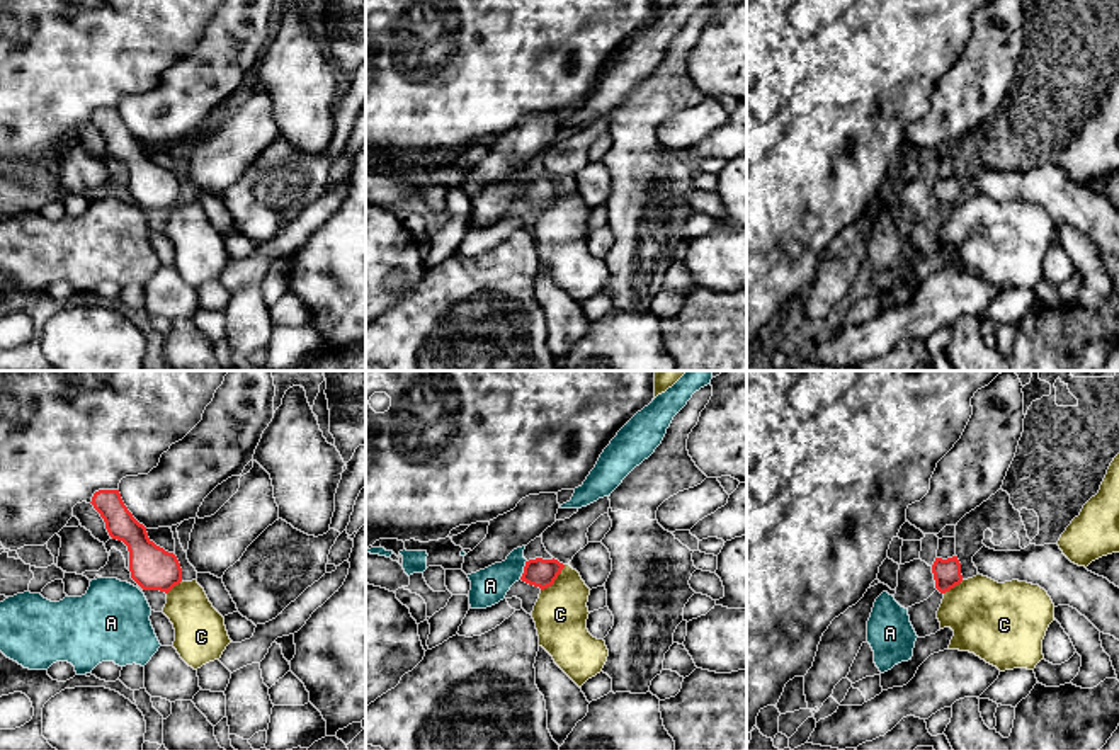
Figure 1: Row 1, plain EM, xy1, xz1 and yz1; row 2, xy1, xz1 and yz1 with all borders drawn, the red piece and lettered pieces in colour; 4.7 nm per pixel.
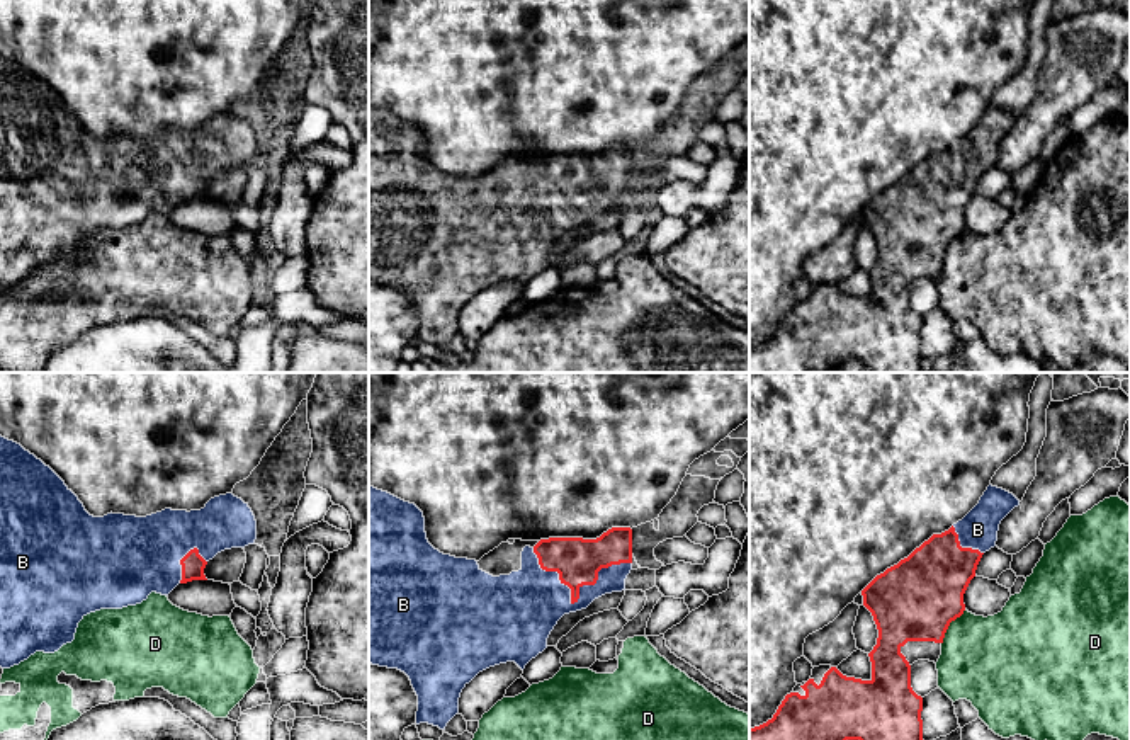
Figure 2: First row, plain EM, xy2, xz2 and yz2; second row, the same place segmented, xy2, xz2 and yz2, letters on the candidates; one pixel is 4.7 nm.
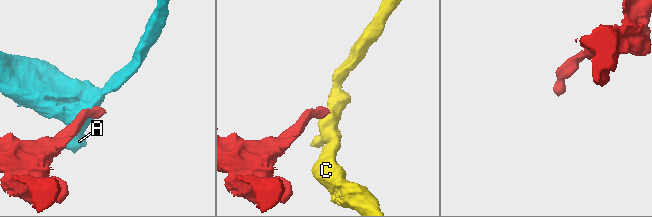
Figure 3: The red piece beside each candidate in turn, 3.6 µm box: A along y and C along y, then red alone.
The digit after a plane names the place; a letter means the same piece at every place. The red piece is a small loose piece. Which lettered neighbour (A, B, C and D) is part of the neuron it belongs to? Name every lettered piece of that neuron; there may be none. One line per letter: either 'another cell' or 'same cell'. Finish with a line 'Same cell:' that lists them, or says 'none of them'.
A: another cell
B: same cell
C: another cell
D: another cell
Same cell: B

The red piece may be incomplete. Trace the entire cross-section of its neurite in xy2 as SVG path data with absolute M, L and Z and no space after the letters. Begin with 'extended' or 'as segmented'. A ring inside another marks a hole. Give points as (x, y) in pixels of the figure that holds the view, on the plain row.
extended | M0 54L0 286L10 287L36 270L54 272L75 259L78 242L100 228L141 223L151 211L168 214L178 202L207 199L204 187L218 172L257 158L257 139L233 112L211 117L201 129L172 129L136 136L90 134L78 116L41 78Z

